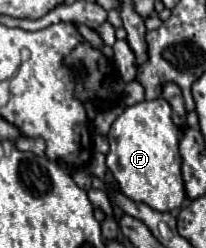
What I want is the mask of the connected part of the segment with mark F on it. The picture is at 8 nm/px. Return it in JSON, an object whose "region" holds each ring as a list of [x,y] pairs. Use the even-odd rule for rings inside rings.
{"region":[[[142,101],[124,109],[108,133],[110,151],[106,155],[106,165],[126,197],[146,203],[156,211],[172,211],[182,207],[186,191],[180,173],[176,139],[180,139],[180,131],[172,121],[172,109],[168,101]]]}

